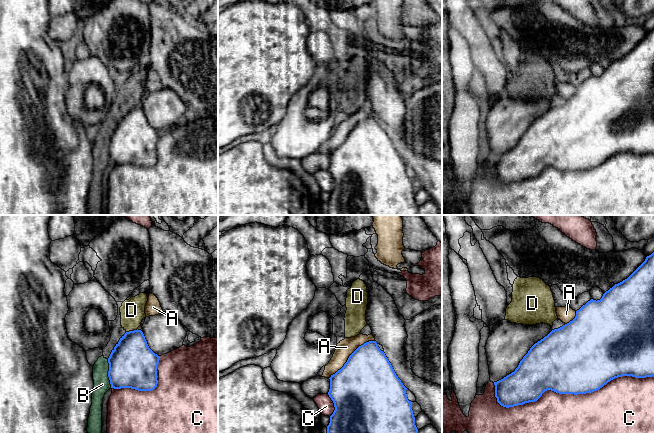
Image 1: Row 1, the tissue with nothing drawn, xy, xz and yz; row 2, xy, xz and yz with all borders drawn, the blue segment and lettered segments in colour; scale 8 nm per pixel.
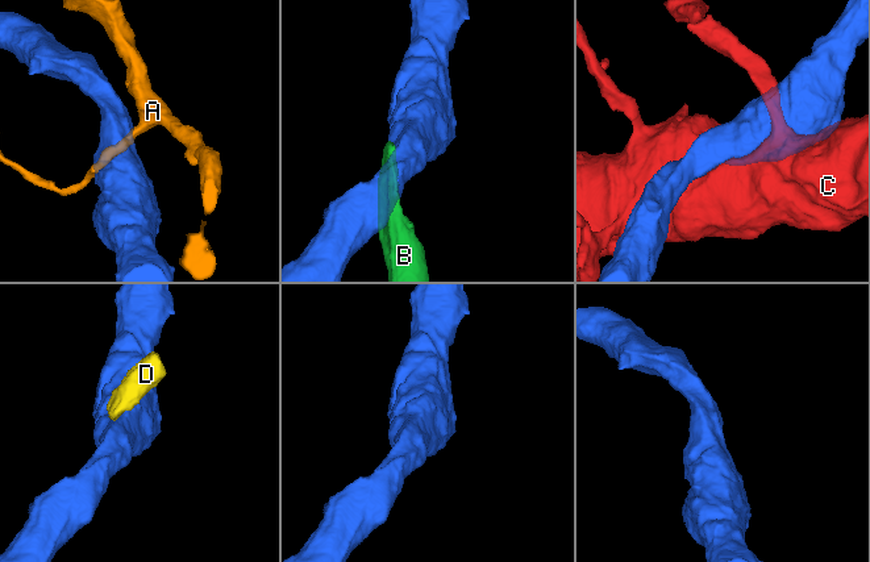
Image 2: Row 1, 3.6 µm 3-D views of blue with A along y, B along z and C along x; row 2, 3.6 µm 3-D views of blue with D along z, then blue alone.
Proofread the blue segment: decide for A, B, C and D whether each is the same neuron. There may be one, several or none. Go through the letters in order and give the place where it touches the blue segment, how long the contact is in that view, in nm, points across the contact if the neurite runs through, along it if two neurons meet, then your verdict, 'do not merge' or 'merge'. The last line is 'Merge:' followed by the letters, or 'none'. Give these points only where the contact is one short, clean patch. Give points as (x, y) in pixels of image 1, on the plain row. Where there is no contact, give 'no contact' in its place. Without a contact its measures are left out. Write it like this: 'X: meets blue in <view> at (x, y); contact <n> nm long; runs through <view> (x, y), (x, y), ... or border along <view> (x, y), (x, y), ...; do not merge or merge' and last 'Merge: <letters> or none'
A: meets blue in xz at (350, 131); contact 480 nm long; do not merge
B: meets blue in xy at (108, 149); contact 240 nm long; do not merge
C: meets blue in yz at (572, 169); contact 1300 nm long; do not merge
D: meets blue in xy at (131, 107); contact 100 nm long; border along xy (137, 104), (126, 108); do not merge
Merge: none

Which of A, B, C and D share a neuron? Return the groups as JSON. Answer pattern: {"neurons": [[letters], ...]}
{"neurons": [["A"], ["B", "D"], ["C"]]}

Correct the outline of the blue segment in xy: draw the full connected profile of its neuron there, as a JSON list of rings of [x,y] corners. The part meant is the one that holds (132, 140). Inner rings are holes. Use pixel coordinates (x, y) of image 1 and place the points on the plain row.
[[[141,106],[126,108],[108,134],[111,164],[154,166],[158,160],[159,136],[160,132],[149,124]]]

